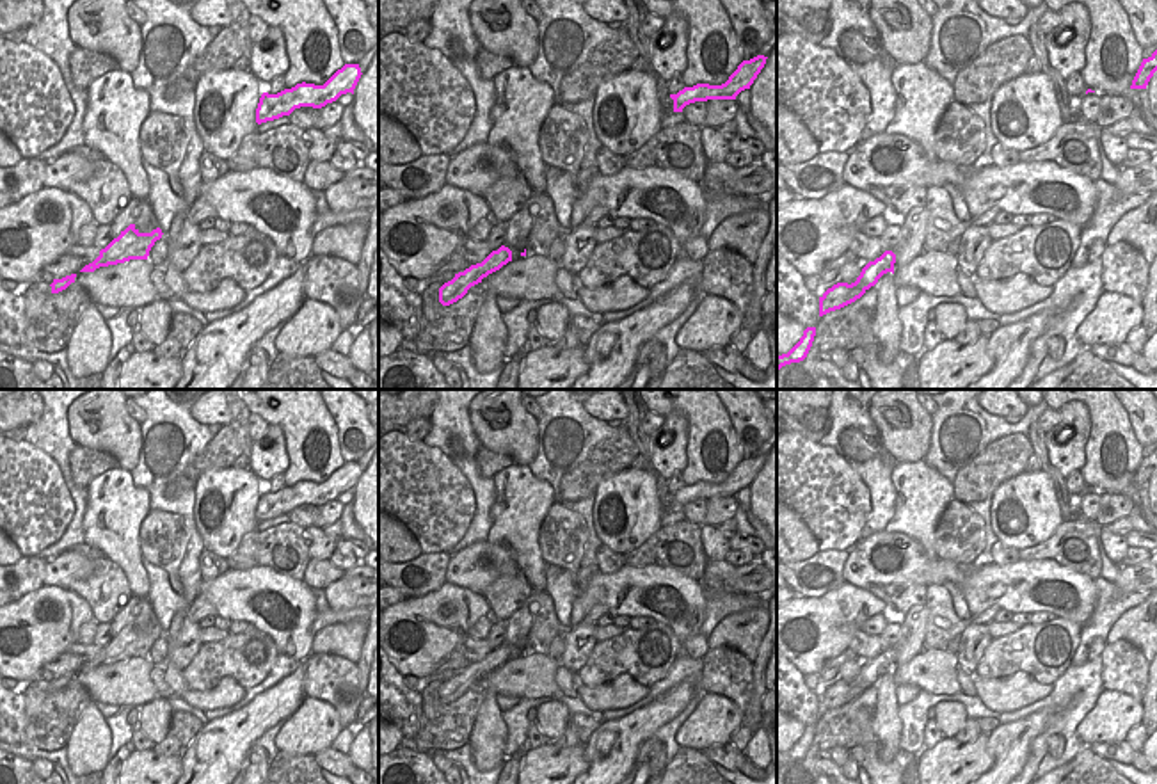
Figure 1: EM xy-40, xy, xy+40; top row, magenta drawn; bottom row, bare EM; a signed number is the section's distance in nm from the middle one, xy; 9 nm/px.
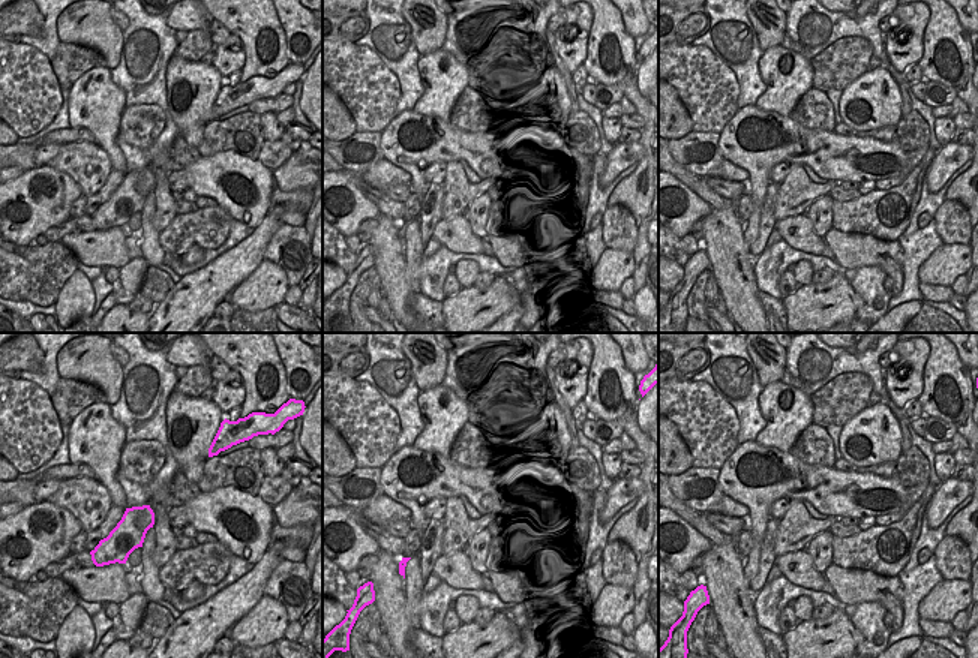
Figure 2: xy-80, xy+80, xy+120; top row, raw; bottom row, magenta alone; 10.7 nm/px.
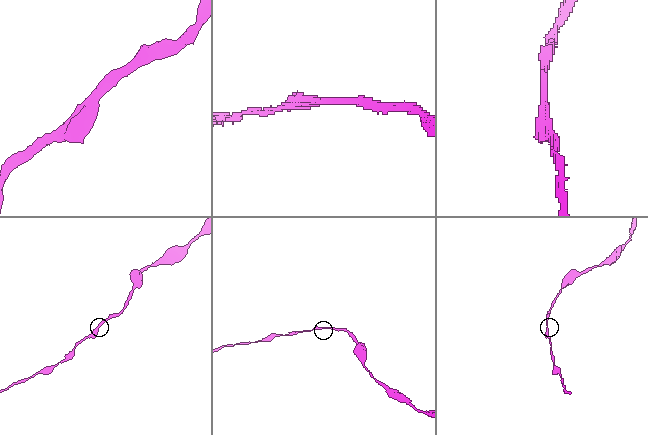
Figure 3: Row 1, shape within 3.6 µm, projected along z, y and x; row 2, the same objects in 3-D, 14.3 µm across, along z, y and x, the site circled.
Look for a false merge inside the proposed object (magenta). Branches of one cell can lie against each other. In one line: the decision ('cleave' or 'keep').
keep

